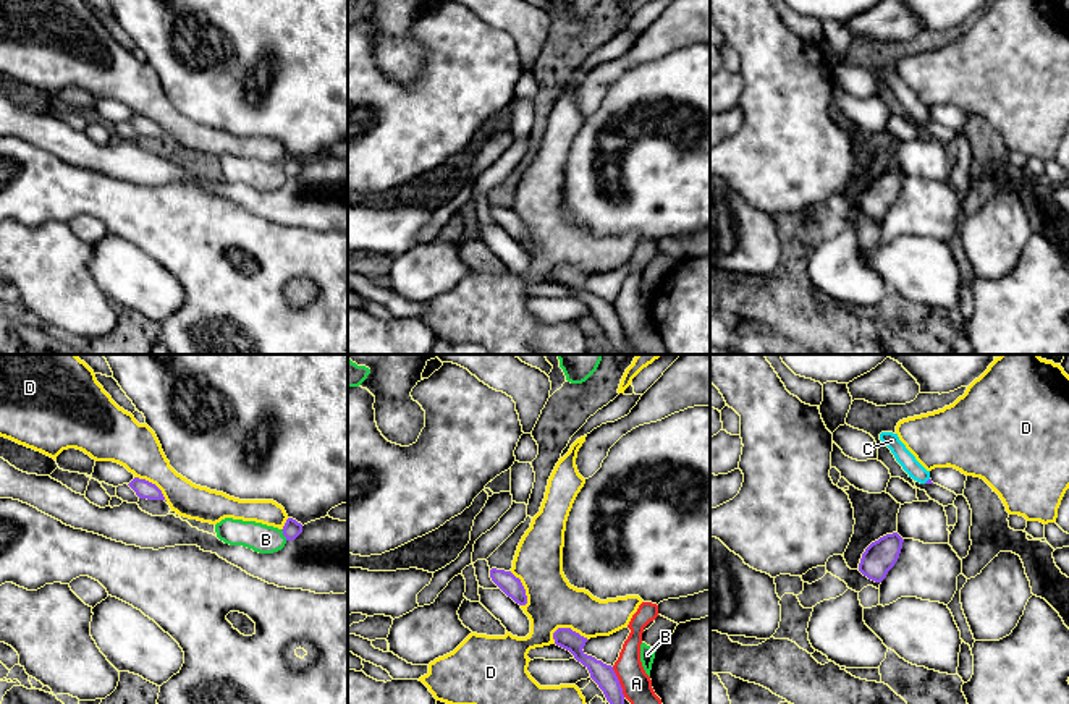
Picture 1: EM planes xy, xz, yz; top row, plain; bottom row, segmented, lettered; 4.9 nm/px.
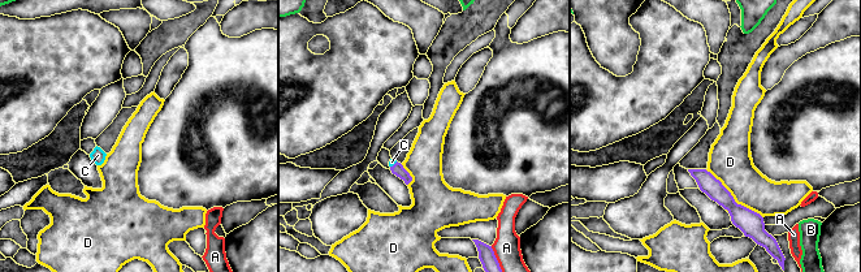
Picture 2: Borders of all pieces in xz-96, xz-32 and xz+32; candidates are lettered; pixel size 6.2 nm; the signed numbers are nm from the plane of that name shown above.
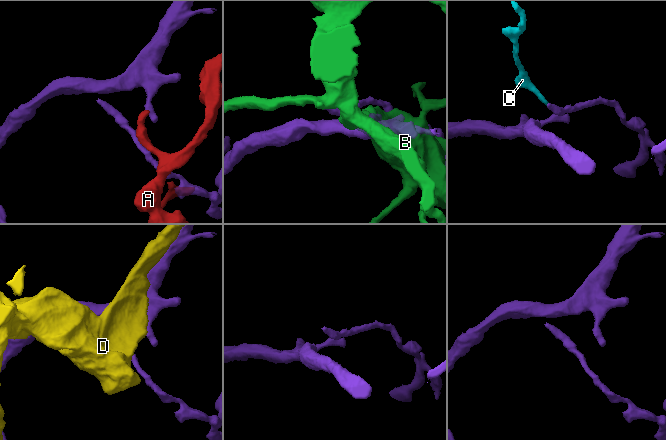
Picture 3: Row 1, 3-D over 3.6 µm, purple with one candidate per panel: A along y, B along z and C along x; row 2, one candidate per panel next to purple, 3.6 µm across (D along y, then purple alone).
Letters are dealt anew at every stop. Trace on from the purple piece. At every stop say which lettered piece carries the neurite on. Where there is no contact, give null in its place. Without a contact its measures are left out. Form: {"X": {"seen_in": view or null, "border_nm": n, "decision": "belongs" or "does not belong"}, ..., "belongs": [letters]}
{"A": {"seen_in": "xz", "border_nm": 170, "decision": "does not belong"}, "B": {"seen_in": "xy", "border_nm": 70, "decision": "does not belong"}, "C": {"seen_in": "yz", "border_nm": 40, "decision": "belongs"}, "D": {"seen_in": "xz", "border_nm": 190, "decision": "does not belong"}, "belongs": ["C"]}

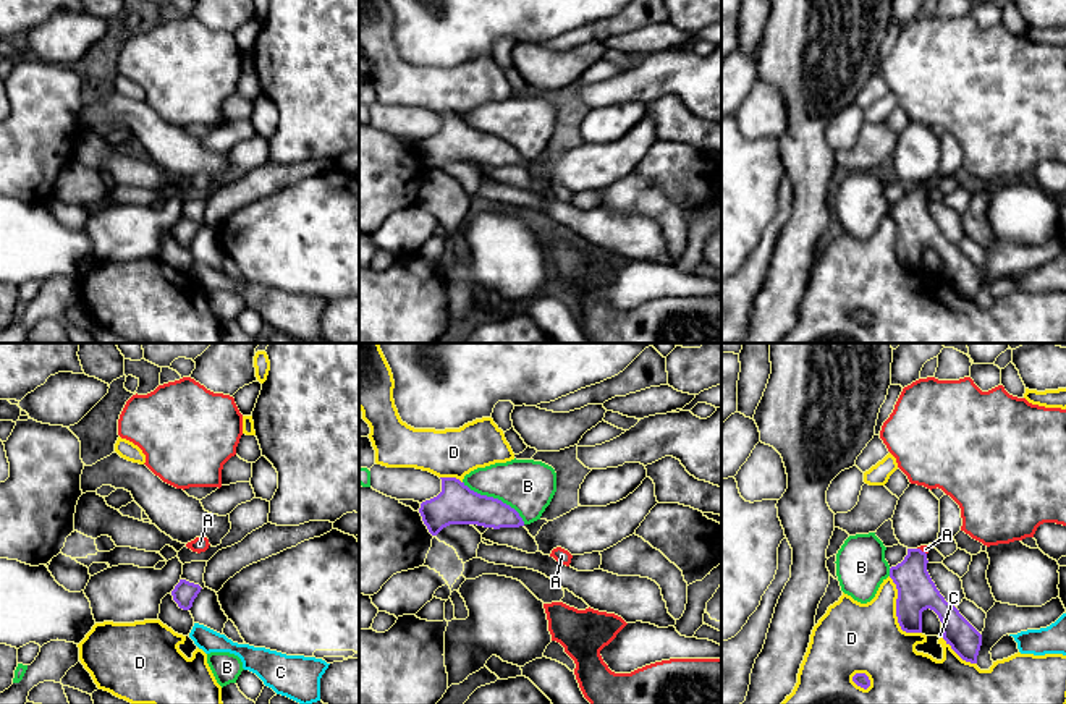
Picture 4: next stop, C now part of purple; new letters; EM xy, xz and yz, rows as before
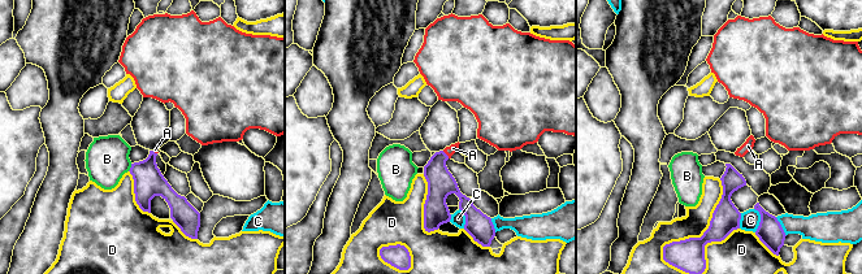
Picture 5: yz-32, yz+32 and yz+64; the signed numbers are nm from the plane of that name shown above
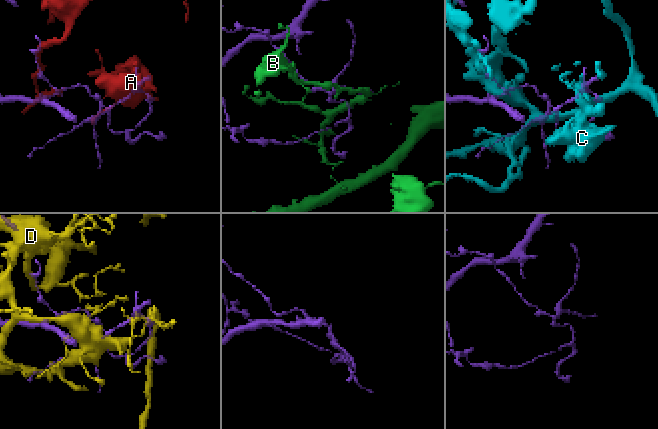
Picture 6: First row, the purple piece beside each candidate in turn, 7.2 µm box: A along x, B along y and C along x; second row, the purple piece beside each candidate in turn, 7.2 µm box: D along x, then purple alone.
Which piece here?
{"A": {"seen_in": "yz", "border_nm": 60, "decision": "does not belong"}, "B": {"seen_in": "xz", "border_nm": 380, "decision": "does not belong"}, "C": {"seen_in": "yz", "border_nm": 30, "decision": "does not belong"}, "D": {"seen_in": "yz", "border_nm": 340, "decision": "does not belong"}, "belongs": []}

